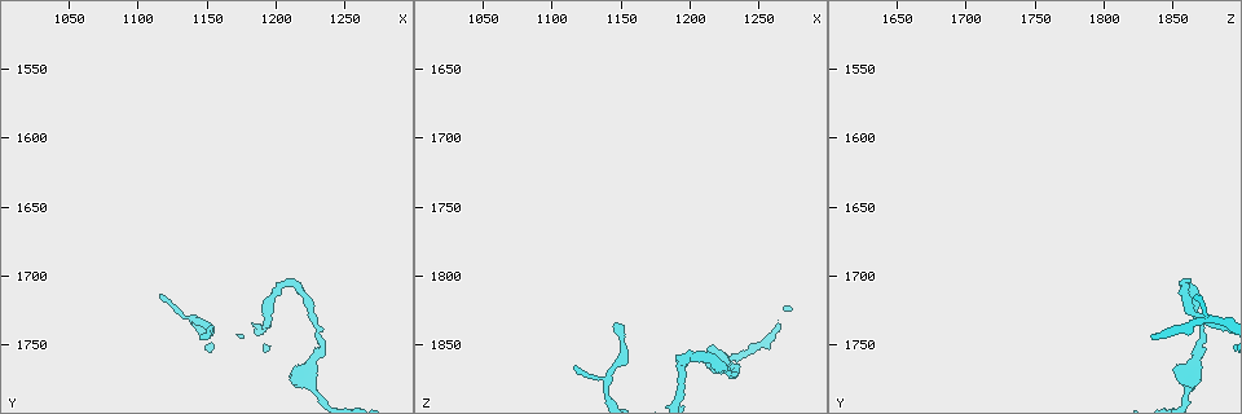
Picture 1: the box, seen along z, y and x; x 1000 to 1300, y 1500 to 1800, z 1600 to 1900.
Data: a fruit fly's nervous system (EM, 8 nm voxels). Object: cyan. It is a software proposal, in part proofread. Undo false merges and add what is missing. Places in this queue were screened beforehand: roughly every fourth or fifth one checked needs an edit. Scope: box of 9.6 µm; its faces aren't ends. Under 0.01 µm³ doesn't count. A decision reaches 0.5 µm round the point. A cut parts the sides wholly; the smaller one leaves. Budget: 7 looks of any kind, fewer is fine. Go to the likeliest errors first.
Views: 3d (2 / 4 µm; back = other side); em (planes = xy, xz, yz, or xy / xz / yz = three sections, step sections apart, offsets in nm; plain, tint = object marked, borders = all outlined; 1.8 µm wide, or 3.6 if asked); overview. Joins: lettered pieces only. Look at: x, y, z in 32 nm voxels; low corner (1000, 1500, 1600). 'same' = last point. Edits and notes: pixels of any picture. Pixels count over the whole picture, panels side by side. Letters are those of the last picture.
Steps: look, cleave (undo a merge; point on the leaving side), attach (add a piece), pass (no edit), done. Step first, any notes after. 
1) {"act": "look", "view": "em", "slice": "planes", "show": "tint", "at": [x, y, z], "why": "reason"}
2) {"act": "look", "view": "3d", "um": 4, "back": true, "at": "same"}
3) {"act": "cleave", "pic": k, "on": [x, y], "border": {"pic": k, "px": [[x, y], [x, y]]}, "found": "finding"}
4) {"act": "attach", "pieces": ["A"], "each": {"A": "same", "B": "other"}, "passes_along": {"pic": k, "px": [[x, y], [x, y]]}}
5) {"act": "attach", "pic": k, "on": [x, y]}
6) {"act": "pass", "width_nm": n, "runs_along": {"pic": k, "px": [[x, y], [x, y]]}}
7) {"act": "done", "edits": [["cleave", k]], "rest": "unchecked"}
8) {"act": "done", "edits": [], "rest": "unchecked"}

{"act": "look", "view": "em", "slice": "yz", "step": 8, "show": "borders", "at": [1144, 1744, 1834], "why": "free end"}

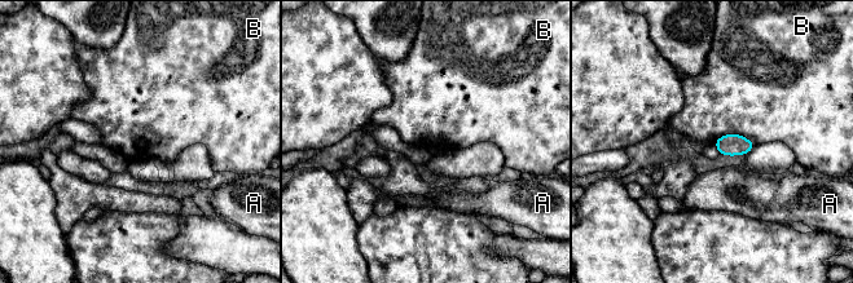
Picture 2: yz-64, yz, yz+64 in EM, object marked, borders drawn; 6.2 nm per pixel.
{"act": "look", "view": "em", "slice": "xy", "step": 4, "show": "borders", "at": "same", "why": "another direction"}

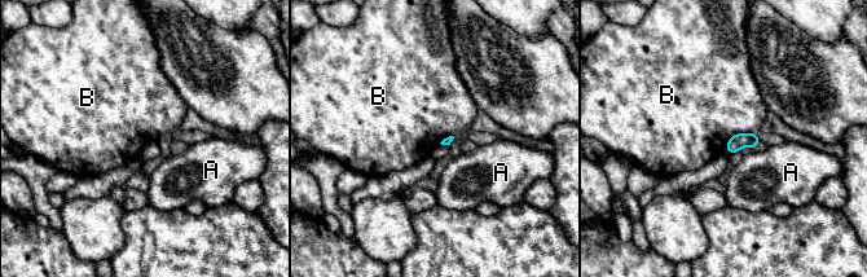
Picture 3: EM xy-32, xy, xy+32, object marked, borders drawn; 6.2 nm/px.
{"act": "pass", "each": {"A": "other", "B": "other"}, "border": {"pic": 3, "px": [[757, 132], [734, 133], [725, 149]]}, "found": "no lettered piece goes on from it"}

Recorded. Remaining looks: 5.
{"act": "look", "view": "3d", "um": 2, "back": true, "at": [1210, 1704, 1858], "why": "sharp bend"}

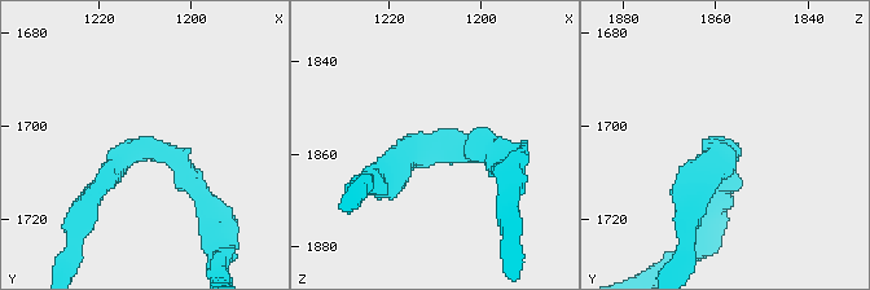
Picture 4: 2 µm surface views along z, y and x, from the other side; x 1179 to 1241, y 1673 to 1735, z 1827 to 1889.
{"act": "look", "view": "em", "slice": "planes", "show": "borders", "at": [1211, 1707, 1859], "why": "need the tissue"}

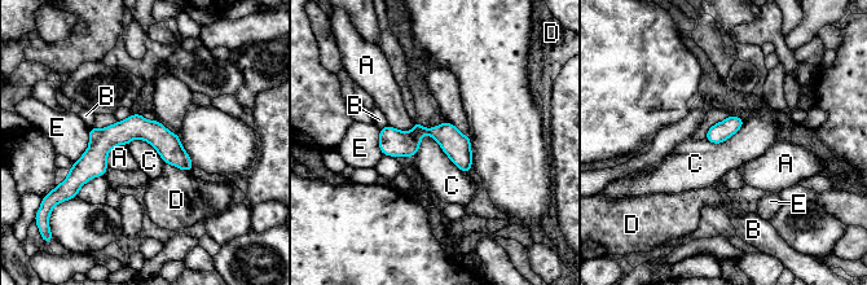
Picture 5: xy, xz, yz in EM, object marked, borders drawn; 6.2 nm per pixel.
{"act": "pass", "each": {"A": "other", "B": "other", "C": "other", "D": "other", "E": "other"}, "runs_along": {"pic": 5, "px": [[189, 165], [124, 131], [79, 182]]}, "found": "all the same cell"}

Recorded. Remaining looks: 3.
{"act": "look", "view": "em", "slice": "planes", "show": "plain", "at": [1226, 1764, 1866], "why": "calibre changes"}

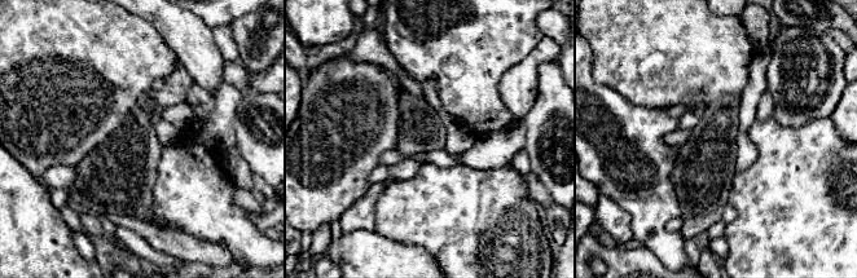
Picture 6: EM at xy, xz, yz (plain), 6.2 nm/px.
{"act": "look", "view": "em", "slice": "planes", "show": "borders", "at": "same", "why": "see the neighbours"}

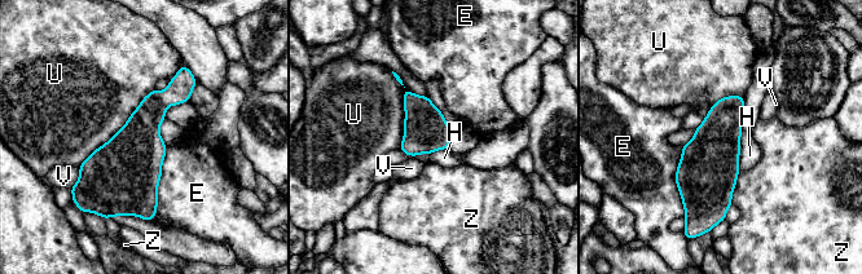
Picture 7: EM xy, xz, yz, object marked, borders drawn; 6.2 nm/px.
{"act": "pass", "longest_contact_nm": ["U", 700], "each": {"E": "other", "H": "other", "U": "other", "V": "other", "Z": "other"}, "border": {"pic": 7, "px": [[743, 131], [740, 135], [739, 169]]}, "found": "all the same cell"}

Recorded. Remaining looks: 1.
{"act": "done", "edits": [], "rest": "unchecked"}

